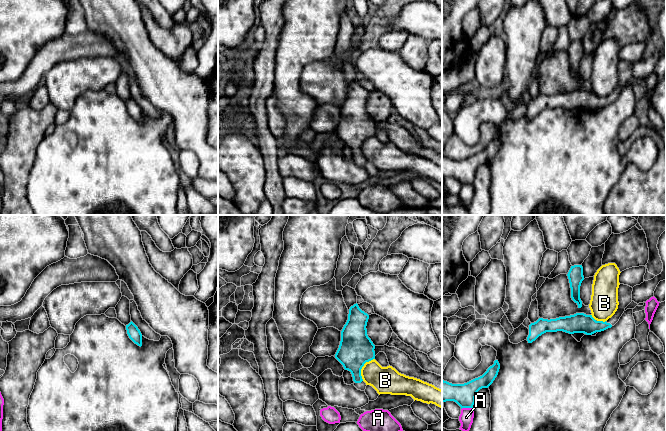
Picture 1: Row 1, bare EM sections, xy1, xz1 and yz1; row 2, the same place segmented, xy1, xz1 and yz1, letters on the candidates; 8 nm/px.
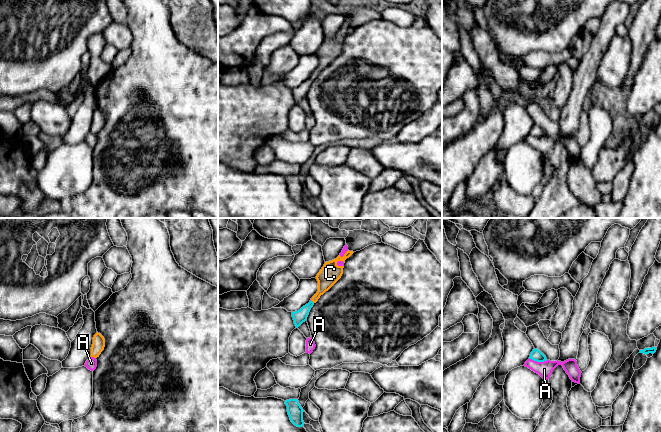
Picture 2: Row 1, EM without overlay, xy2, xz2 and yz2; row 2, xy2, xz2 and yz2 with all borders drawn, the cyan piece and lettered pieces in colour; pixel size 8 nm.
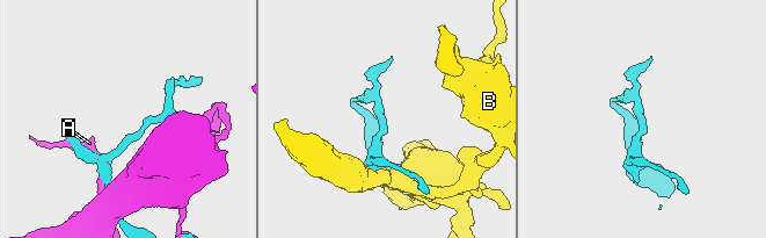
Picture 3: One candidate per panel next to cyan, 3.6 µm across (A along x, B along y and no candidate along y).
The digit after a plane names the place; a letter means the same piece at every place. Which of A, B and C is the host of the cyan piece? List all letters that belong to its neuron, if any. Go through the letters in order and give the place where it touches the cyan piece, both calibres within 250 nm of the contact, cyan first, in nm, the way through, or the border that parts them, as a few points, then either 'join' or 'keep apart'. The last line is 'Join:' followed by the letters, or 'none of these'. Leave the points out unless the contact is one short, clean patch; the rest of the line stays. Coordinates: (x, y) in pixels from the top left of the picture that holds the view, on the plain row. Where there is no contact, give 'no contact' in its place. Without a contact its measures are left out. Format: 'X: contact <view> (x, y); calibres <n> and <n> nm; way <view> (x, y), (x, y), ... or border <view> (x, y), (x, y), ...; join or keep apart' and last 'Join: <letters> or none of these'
A: contact yz2 (538, 137); calibres 90 and 120 nm; keep apart
B: contact xz1 (362, 142); calibres 280 and 220 nm; border xz1 (374, 134), (367, 137), (362, 143), (362, 156); keep apart
C: contact xz2 (312, 77); calibres 110 and 160 nm; way xz2 (300, 92), (312, 77), (321, 67), (329, 51); join
Join: C

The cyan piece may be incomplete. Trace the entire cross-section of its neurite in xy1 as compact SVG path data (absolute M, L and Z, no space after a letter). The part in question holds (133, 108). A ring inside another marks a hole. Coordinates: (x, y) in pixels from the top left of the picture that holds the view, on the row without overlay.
M131 97L126 101L126 106L129 114L138 122L142 122L142 110L138 103Z

